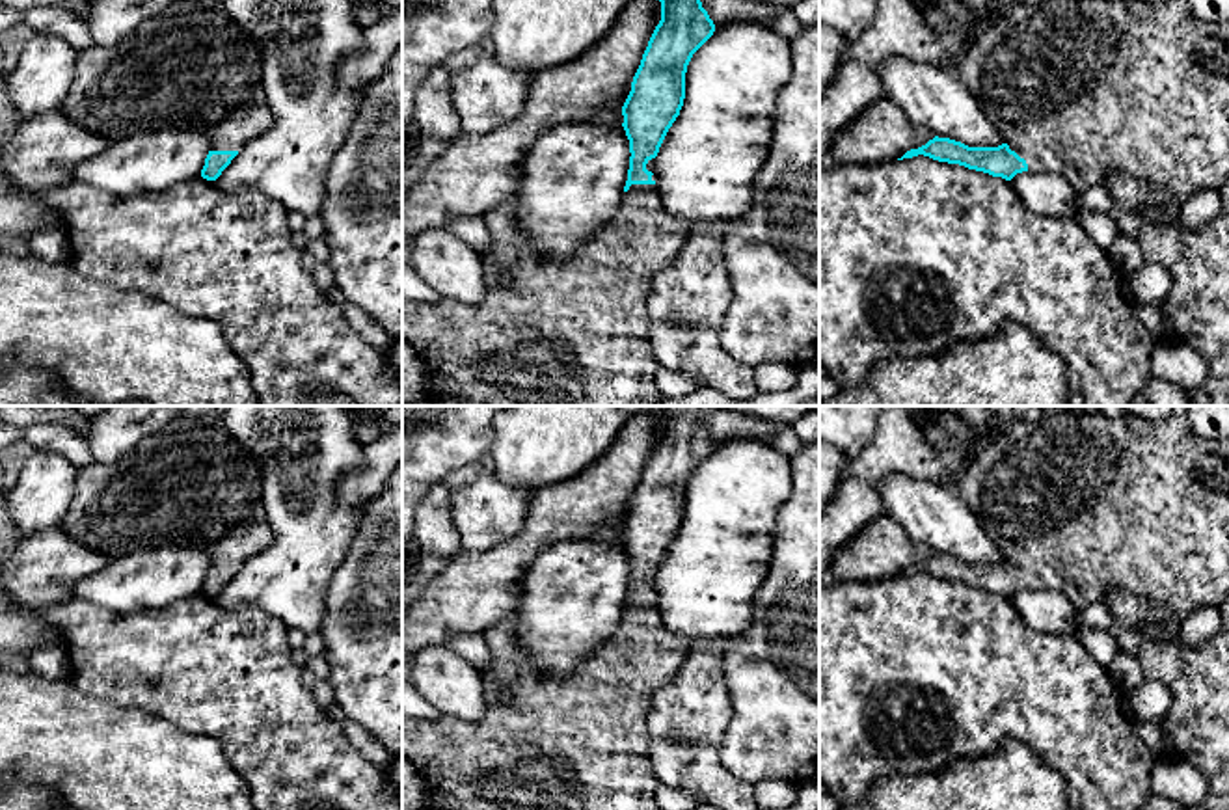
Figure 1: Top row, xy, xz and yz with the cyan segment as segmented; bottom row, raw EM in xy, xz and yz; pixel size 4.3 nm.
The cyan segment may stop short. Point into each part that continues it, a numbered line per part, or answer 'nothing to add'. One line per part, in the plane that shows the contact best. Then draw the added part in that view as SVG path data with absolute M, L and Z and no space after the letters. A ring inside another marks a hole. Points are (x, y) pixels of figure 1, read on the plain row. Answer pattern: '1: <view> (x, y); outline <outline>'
1: xz (581, 742); outline M631 601L629 607L622 611L622 618L613 633L590 655L581 659L566 678L536 670L527 661L516 642L516 624L510 616L482 631L482 639L490 650L490 668L480 672L486 691L484 715L473 722L451 715L441 715L436 721L402 719L402 758L425 778L432 803L430 810L661 810L654 799L659 780L650 758L648 713L652 711L654 695L672 682L693 641L670 631L663 624L655 601Z

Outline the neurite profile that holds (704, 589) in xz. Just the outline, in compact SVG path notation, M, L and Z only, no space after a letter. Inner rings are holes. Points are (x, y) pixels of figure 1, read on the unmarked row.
M728 439L693 471L685 516L655 574L655 603L667 629L689 637L728 639L752 620L754 596L773 559L777 516L793 490L790 456L758 439Z

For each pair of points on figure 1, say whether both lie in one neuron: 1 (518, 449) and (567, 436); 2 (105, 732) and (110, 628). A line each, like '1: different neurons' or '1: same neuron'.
1: same neuron
2: different neurons

